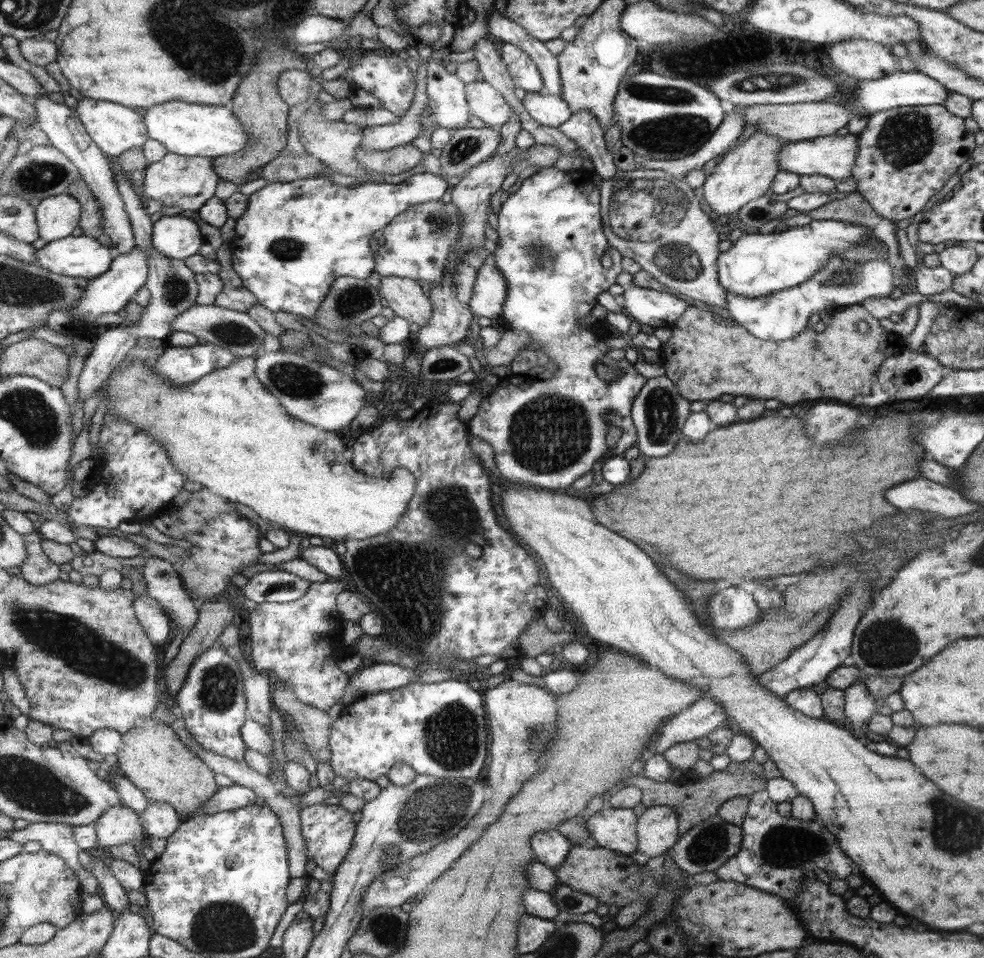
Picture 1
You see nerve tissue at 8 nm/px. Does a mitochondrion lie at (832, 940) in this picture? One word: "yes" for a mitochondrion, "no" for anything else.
no

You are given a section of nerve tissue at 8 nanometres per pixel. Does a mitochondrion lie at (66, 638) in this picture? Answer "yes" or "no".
yes

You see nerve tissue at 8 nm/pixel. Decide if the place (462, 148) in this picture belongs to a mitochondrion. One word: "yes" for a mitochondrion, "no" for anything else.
yes

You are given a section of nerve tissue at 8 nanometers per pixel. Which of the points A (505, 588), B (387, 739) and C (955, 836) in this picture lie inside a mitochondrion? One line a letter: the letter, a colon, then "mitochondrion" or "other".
A: other
B: other
C: mitochondrion

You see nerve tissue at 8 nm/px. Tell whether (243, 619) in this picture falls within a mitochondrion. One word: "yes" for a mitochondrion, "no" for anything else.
no

